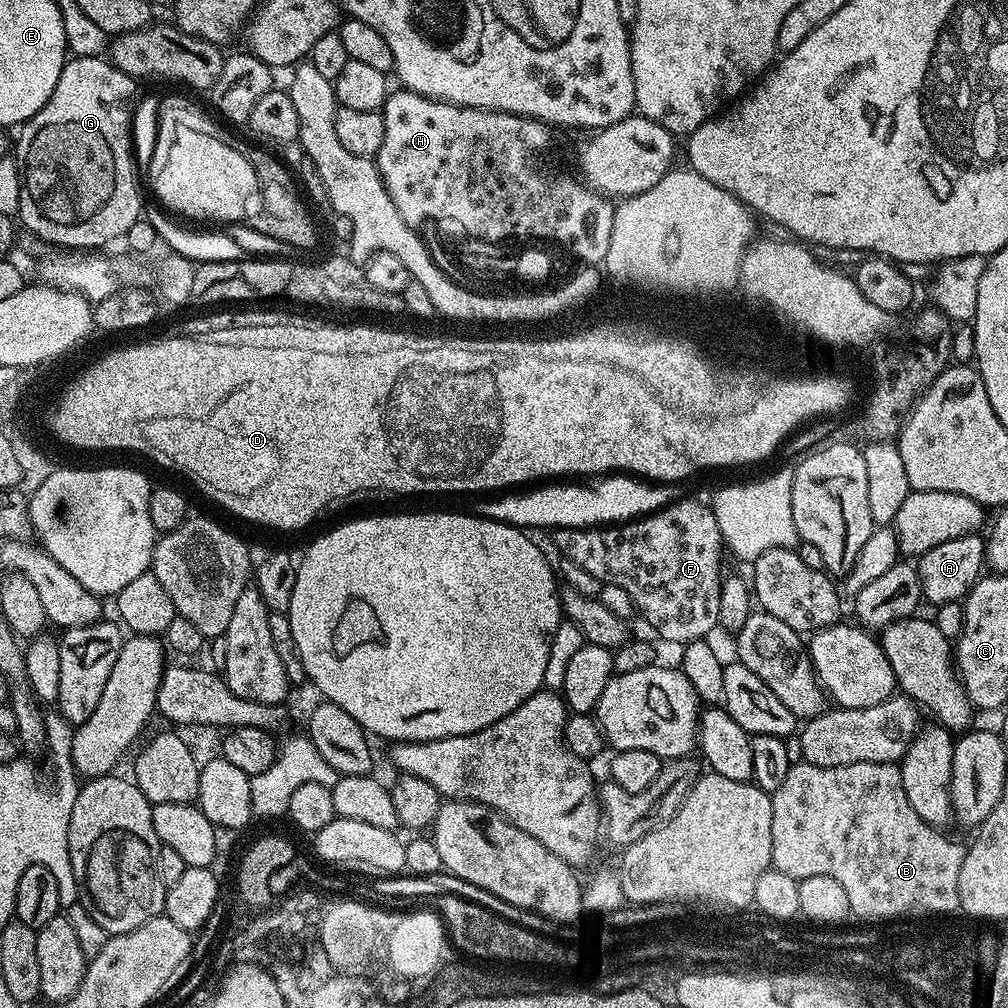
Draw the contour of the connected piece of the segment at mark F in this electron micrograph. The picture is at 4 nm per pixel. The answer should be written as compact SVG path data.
M681 498L668 507L641 516L639 519L629 520L628 523L615 523L611 526L589 528L557 528L551 533L551 536L553 542L556 543L557 550L561 552L559 555L563 559L573 560L578 566L582 566L582 570L586 570L586 574L594 574L594 578L600 581L601 585L622 586L622 590L626 590L626 594L630 594L635 611L644 615L645 622L662 639L669 640L670 643L677 644L677 646L683 646L689 644L691 640L703 640L711 637L711 632L717 631L720 622L720 585L722 583L720 563L724 560L724 554L726 555L726 545L723 535L720 533L718 522L715 520L715 515L707 503L699 504L696 500Z

